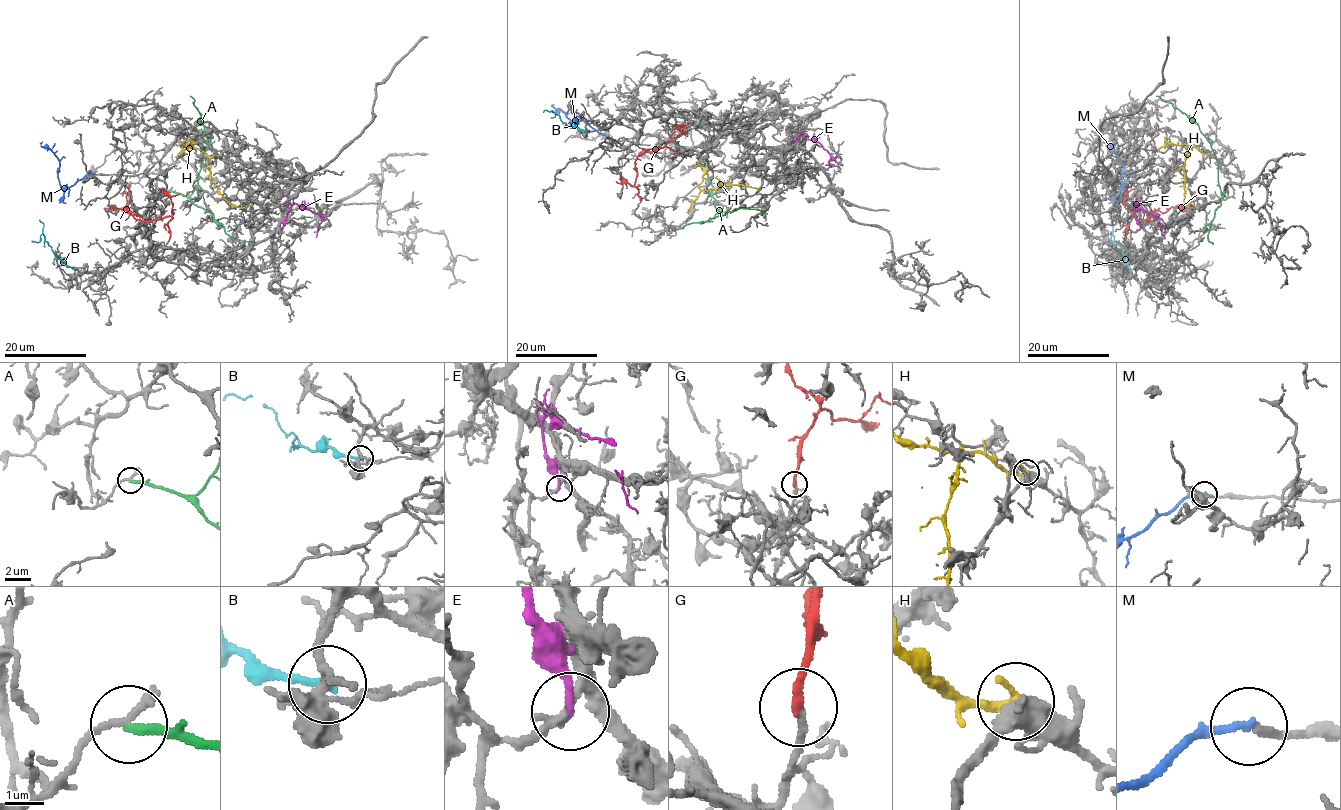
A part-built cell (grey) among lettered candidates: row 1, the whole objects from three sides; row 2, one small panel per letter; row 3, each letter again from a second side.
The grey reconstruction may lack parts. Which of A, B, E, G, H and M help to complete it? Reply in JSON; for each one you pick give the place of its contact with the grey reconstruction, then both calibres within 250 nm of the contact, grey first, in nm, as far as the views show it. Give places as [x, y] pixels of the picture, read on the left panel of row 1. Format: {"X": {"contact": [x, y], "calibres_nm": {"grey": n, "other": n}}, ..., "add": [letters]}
{"G": {"contact": [169, 239], "calibres_nm": {"grey": 170, "other": 200}}, "M": {"contact": [92, 173], "calibres_nm": {"grey": 170, "other": 190}}, "add": ["G", "M"]}

